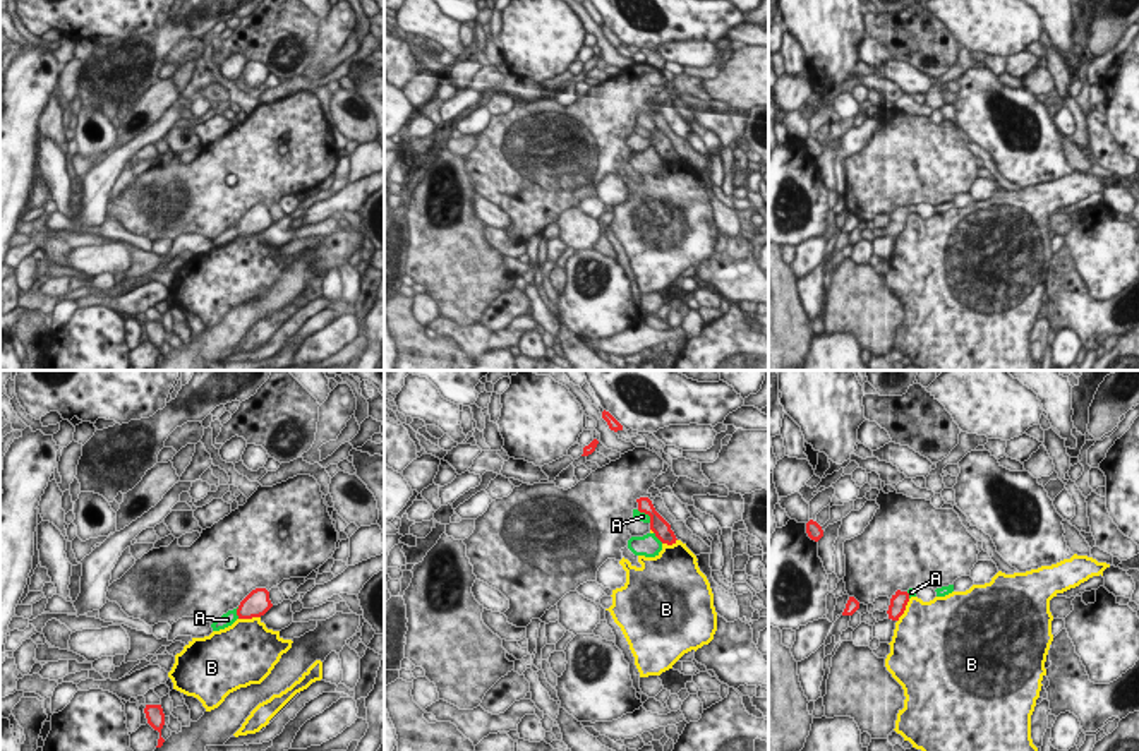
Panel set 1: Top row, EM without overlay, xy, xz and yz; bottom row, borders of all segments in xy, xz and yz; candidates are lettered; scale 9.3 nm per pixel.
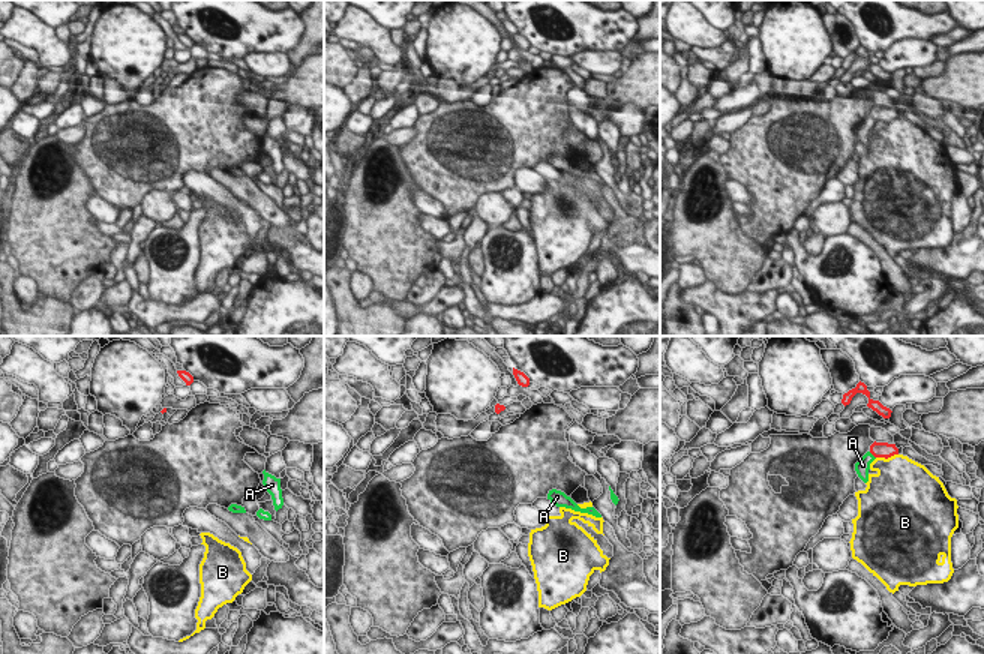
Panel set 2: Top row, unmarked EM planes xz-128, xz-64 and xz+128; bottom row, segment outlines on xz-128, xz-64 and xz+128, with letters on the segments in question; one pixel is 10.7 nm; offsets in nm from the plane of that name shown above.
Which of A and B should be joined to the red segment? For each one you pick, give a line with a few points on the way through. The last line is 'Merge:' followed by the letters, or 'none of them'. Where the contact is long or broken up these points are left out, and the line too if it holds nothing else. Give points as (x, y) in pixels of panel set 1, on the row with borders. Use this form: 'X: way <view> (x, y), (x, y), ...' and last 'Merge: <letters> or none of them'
Merge: none of them

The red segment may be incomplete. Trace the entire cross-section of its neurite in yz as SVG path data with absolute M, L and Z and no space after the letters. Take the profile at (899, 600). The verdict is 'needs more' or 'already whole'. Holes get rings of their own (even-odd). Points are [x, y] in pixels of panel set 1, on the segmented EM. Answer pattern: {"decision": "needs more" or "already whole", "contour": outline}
{"decision": "already whole", "contour": "M897 590L890 598L890 605L889 605L889 610L887 610L889 619L899 621L899 617L906 610L907 602L909 602L909 593Z"}

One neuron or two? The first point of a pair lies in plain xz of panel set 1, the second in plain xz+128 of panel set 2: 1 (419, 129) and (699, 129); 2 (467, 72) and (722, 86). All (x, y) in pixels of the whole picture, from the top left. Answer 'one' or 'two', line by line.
1: two
2: two

